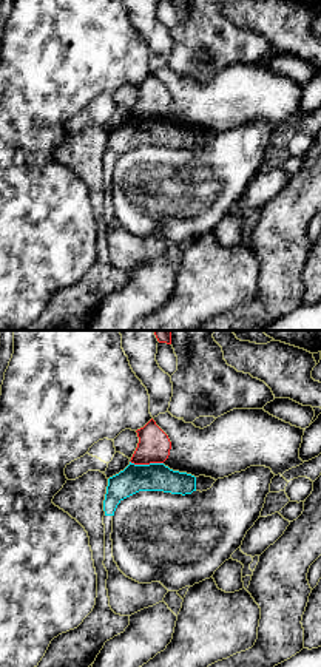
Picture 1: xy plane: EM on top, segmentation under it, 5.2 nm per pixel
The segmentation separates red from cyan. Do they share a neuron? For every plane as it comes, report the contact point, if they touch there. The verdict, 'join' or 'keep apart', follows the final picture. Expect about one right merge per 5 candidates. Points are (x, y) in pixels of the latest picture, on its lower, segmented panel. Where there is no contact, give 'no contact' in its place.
meets red at (147, 463)

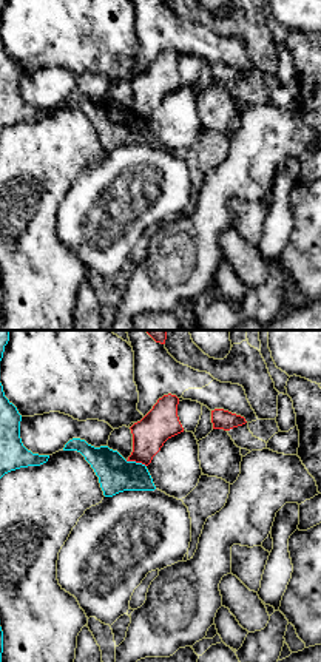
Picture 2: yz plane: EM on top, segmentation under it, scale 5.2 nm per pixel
meets red at (136, 462)

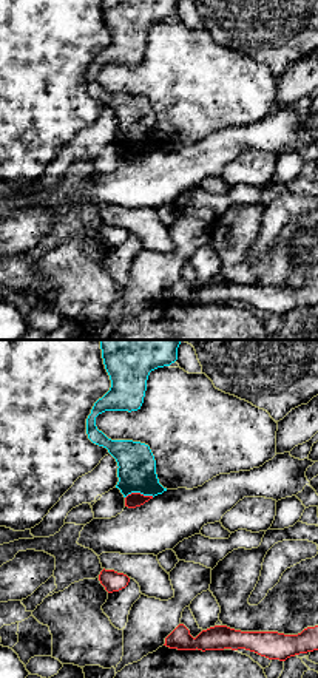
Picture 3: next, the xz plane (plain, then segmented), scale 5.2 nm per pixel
meets red at (139, 493)

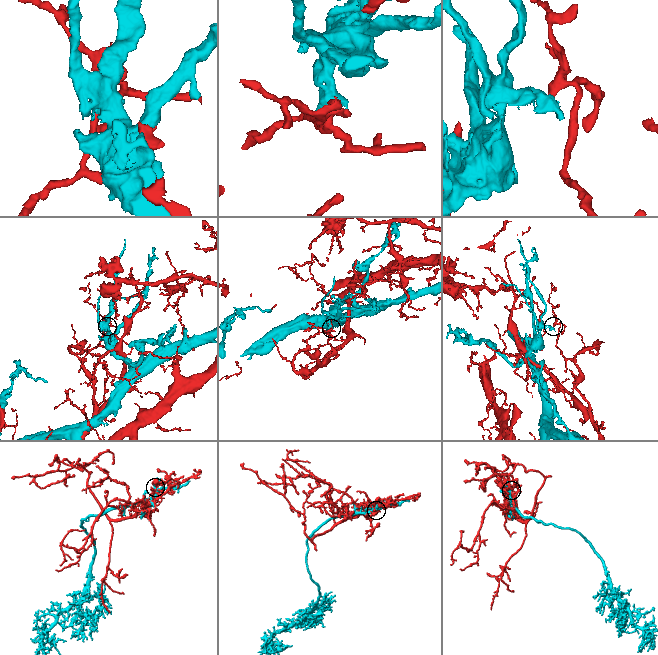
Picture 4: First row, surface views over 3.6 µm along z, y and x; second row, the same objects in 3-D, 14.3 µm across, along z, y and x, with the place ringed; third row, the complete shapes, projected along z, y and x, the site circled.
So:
keep apart

